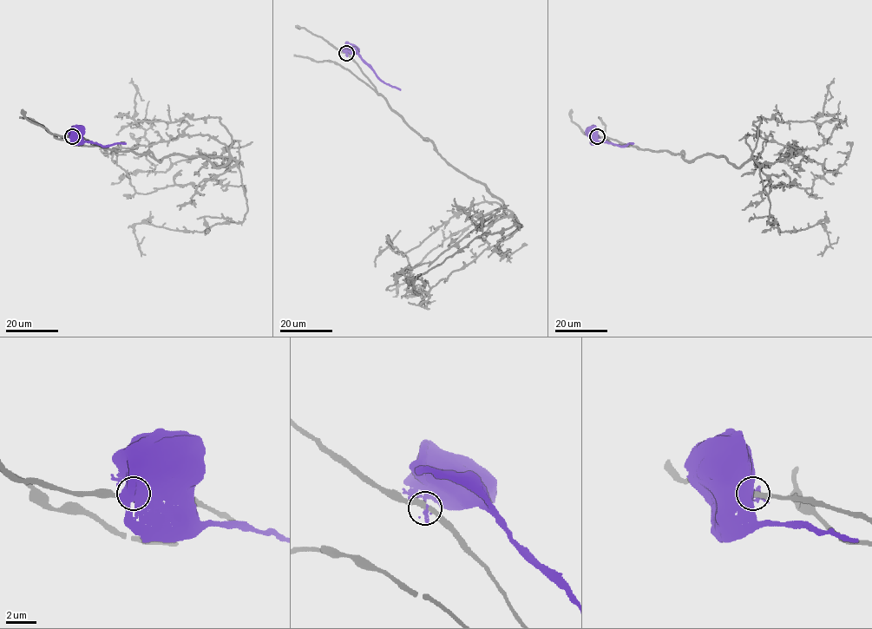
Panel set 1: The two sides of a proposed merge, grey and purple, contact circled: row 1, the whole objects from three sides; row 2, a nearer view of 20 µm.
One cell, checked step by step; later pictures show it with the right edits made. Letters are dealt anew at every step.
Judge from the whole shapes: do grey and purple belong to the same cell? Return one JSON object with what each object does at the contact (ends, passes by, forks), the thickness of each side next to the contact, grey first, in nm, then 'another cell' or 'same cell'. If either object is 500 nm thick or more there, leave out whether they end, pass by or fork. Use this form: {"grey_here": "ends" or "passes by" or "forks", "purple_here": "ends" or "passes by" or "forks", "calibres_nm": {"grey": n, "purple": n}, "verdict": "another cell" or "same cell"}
{"grey_here": "passes by", "purple_here": "passes by", "calibres_nm": {"grey": 320, "purple": 240}, "verdict": "another cell"}

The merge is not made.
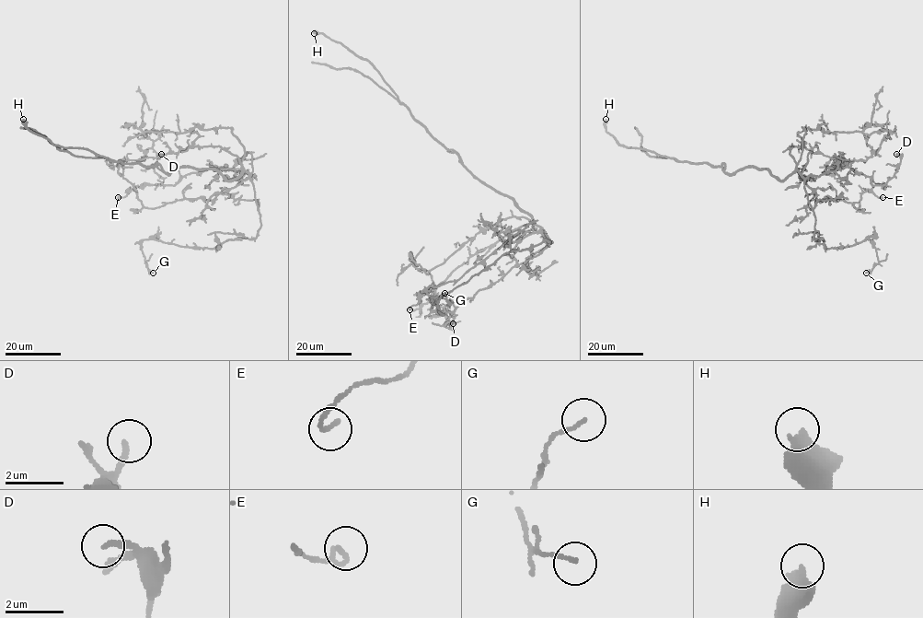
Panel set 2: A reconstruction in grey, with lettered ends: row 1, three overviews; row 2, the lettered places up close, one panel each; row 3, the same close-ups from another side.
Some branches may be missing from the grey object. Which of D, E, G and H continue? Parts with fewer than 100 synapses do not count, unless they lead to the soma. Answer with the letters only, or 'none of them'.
H

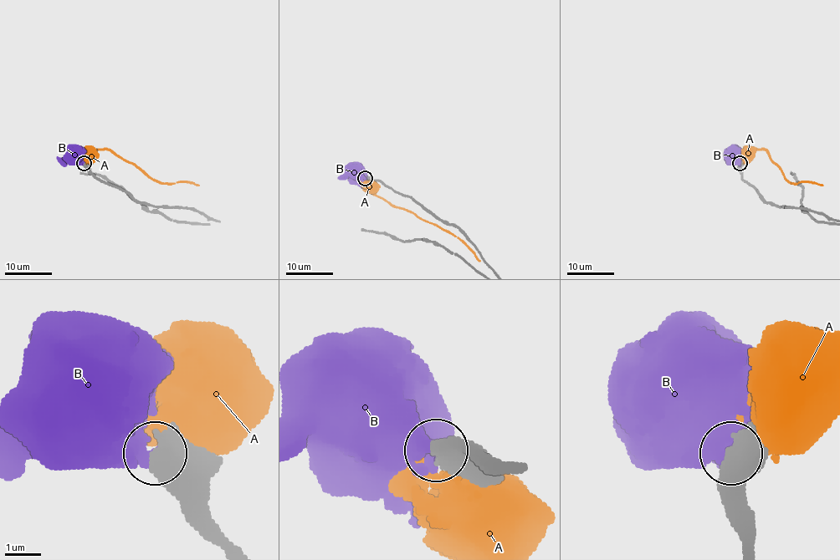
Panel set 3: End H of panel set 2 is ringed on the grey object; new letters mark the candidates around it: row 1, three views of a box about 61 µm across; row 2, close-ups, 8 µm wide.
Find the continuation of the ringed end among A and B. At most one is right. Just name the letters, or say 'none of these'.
B

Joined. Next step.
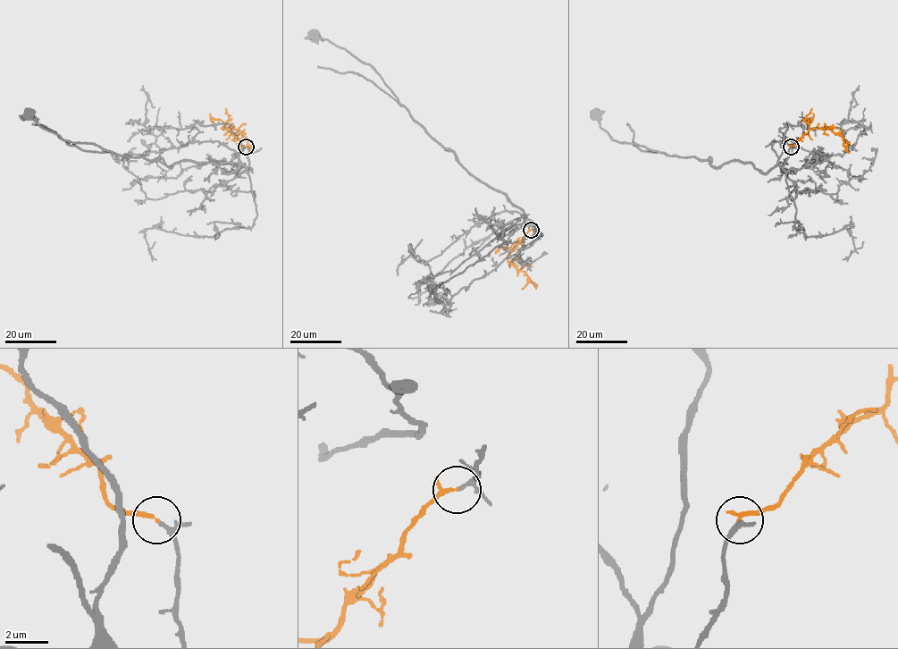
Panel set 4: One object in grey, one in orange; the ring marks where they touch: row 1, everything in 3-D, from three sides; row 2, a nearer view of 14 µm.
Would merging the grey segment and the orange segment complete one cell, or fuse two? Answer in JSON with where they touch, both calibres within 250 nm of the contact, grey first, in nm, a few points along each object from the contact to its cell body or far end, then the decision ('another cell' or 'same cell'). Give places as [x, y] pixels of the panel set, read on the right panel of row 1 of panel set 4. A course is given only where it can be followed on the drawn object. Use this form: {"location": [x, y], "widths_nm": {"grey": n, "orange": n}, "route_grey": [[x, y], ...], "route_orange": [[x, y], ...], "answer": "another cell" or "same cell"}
{"location": [791, 147], "widths_nm": {"grey": 120, "orange": 130}, "route_grey": [[791, 147], [784, 165], [767, 172], [738, 161], [712, 166], [708, 160], [667, 155], [615, 140], [595, 114]], "route_orange": [[791, 147], [809, 130], [828, 127], [843, 138], [843, 145], [849, 152]], "answer": "same cell"}

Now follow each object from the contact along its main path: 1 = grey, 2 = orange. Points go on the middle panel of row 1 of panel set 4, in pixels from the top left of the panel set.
1: (531, 230), (534, 223), (500, 191), (474, 178), (452, 152), (432, 138), (370, 65), (314, 34)
2: (531, 230), (507, 255), (507, 259), (525, 273), (536, 289)

